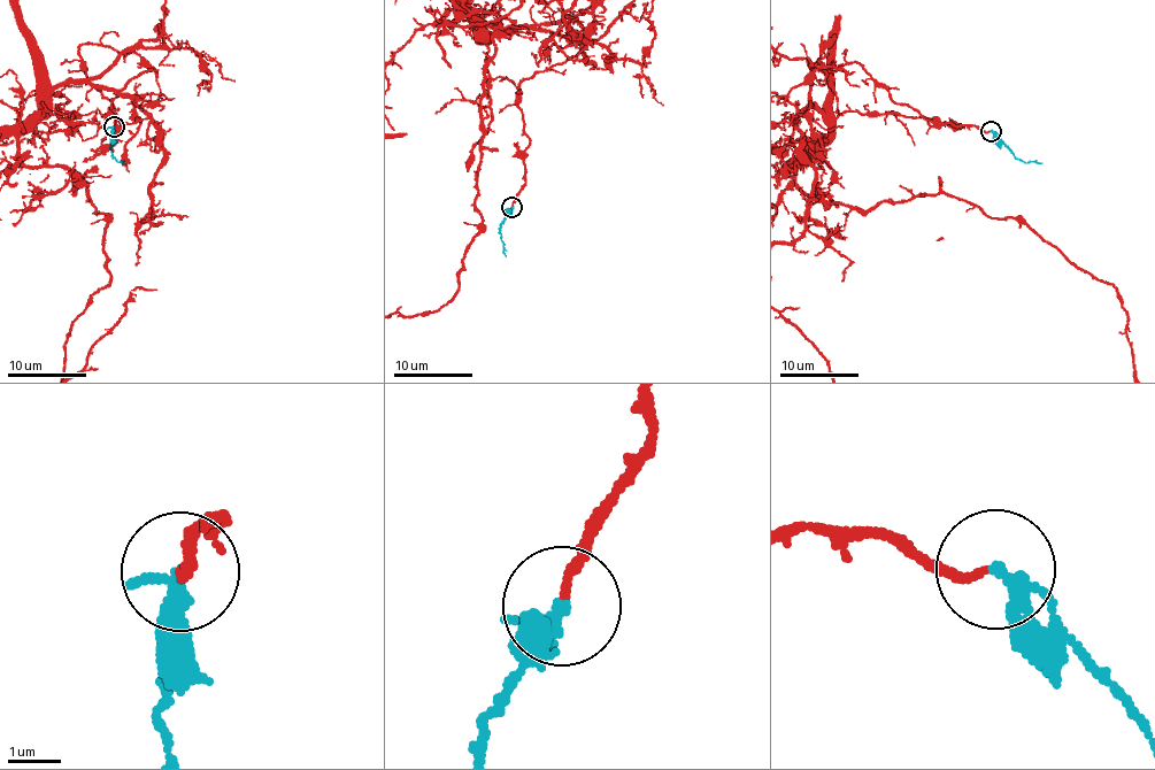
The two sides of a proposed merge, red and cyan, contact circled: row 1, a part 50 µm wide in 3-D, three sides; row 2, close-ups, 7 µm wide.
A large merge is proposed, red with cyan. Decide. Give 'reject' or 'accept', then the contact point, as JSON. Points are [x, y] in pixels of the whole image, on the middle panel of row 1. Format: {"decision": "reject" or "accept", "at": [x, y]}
{"decision": "accept", "at": [511, 207]}

